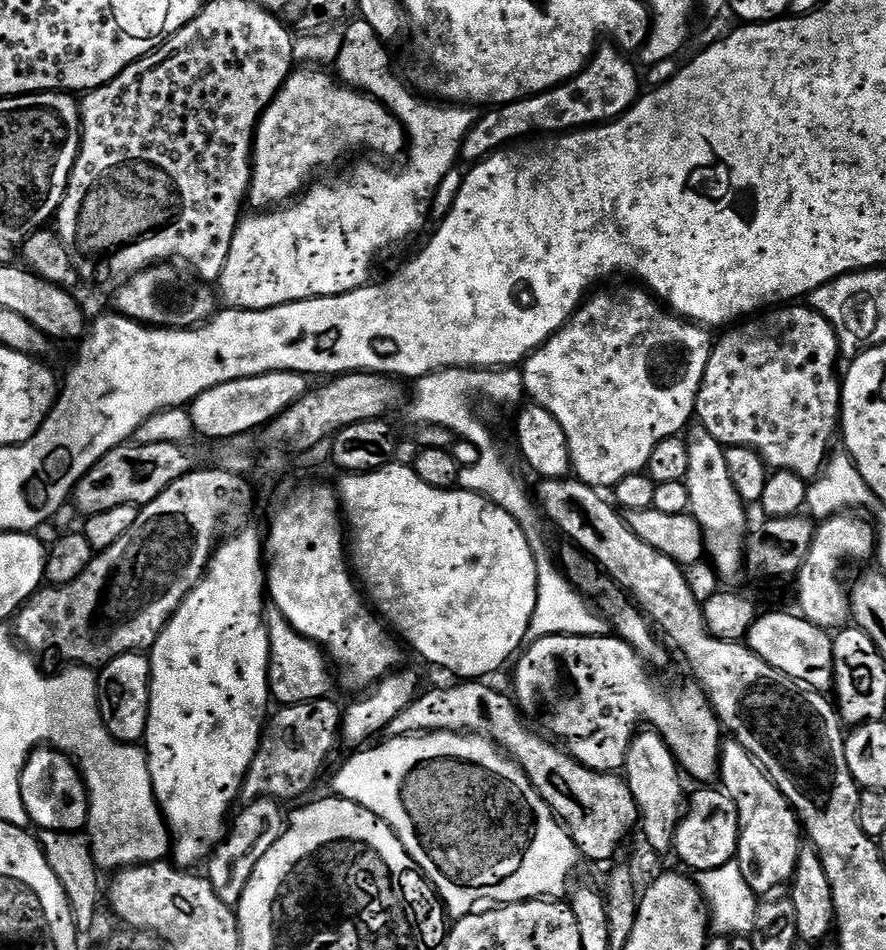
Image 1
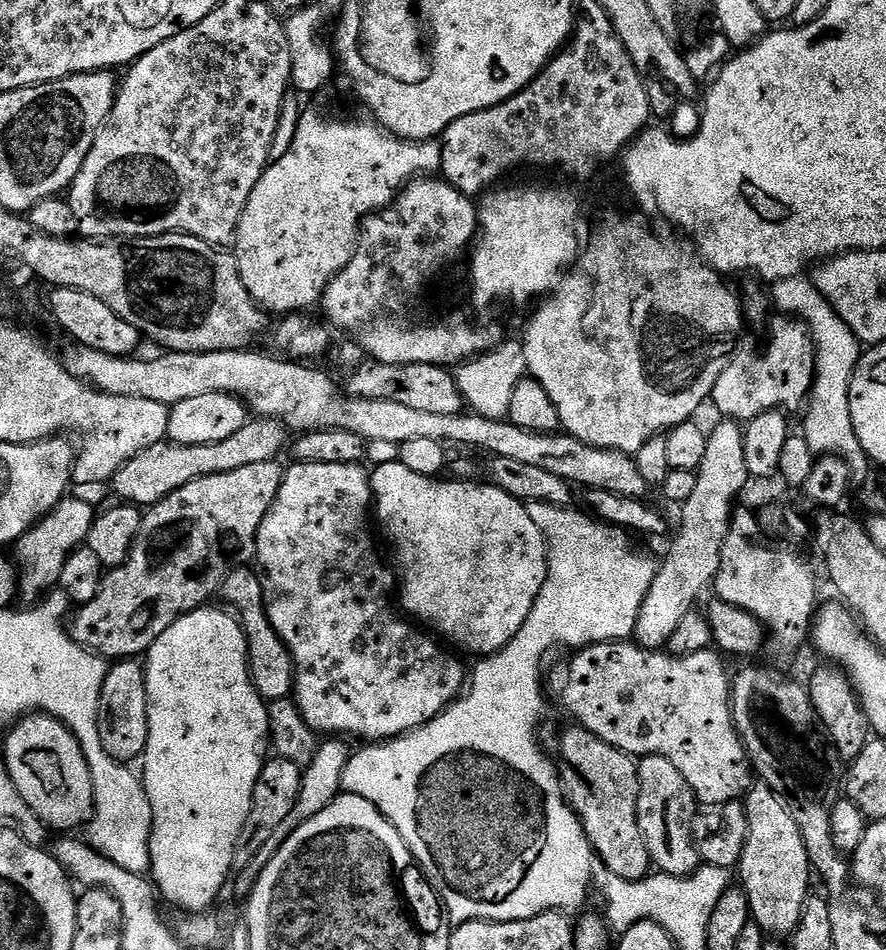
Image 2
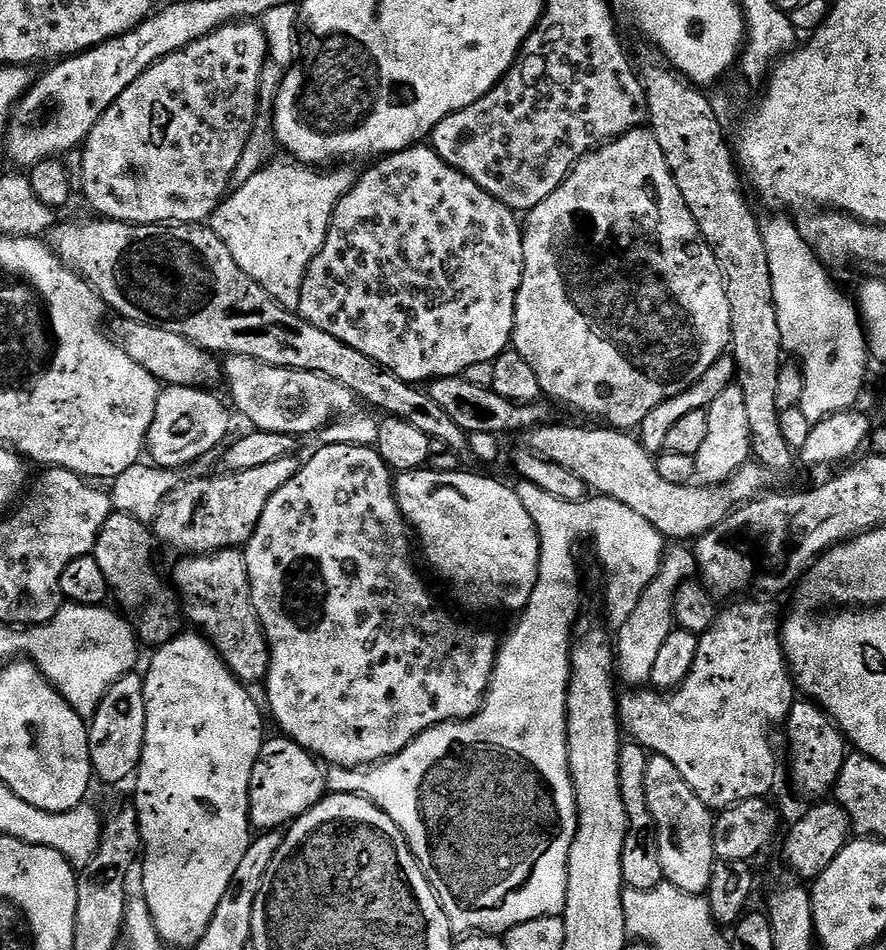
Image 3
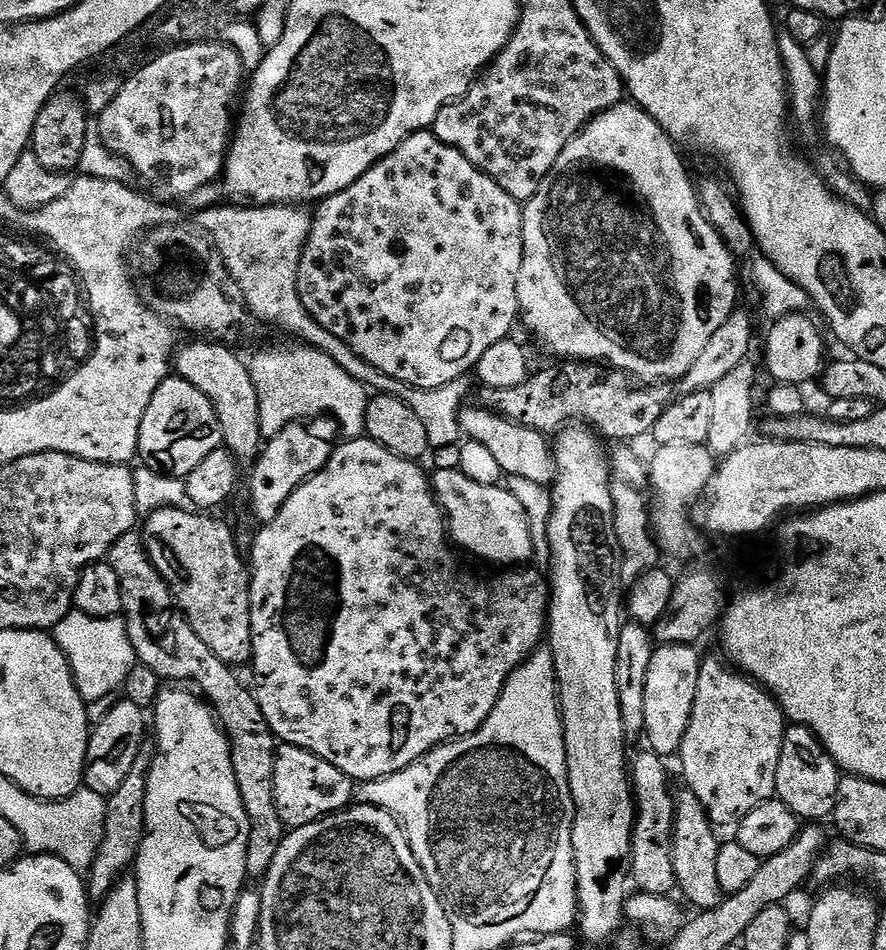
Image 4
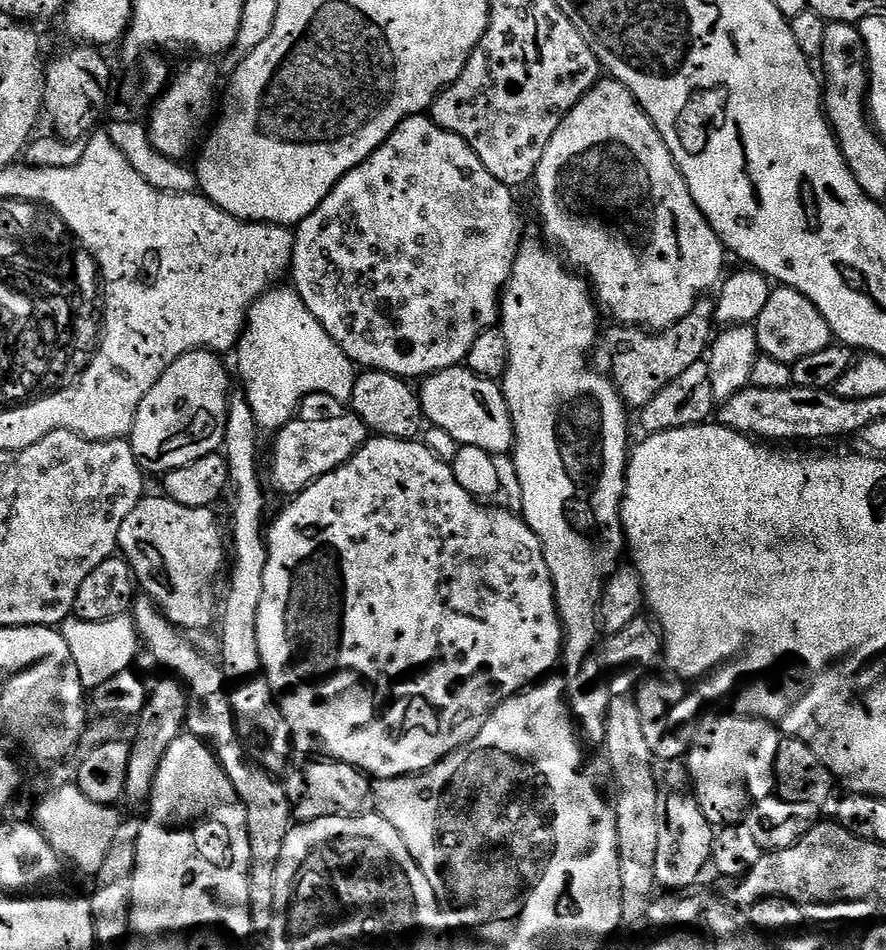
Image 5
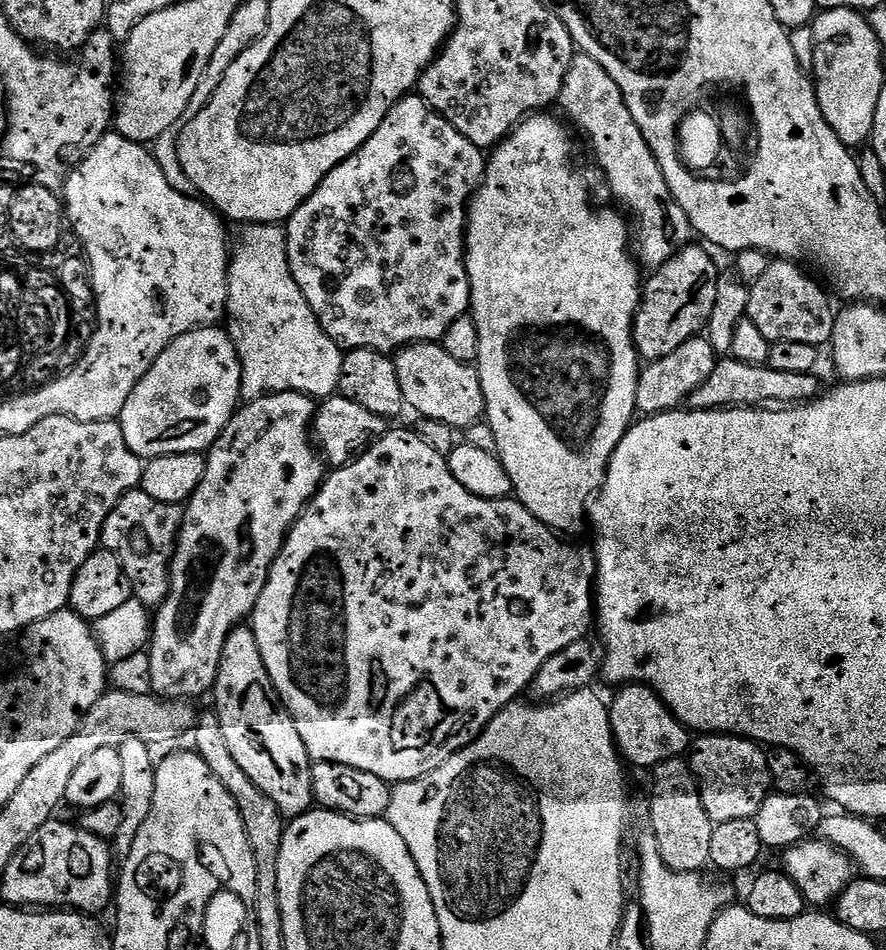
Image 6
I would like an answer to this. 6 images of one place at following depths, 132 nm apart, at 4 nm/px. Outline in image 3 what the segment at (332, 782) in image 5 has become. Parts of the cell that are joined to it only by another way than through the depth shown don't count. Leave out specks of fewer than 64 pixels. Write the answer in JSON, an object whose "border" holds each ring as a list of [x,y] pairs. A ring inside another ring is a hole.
{"border":[[[265,739],[250,778],[248,819],[251,827],[260,834],[291,825],[324,799],[329,791],[328,777],[321,761],[294,741],[279,739]]]}

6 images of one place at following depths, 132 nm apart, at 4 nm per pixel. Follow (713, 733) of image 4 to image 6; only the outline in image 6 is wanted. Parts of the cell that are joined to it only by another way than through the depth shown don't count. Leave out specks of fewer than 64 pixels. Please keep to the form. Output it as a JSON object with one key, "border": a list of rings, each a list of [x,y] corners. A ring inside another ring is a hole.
{"border":[[[704,734],[700,740],[691,745],[690,763],[696,782],[700,786],[700,797],[710,814],[713,825],[730,822],[738,818],[751,820],[756,817],[762,802],[770,795],[770,781],[768,778],[768,752],[755,740],[746,740],[742,736],[731,734]]]}

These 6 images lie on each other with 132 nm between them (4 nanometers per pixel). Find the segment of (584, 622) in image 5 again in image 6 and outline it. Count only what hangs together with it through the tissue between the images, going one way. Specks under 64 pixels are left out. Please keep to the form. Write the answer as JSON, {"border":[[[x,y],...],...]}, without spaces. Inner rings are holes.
{"border":[[[532,114],[521,120],[516,129],[502,141],[496,145],[491,153],[490,159],[487,161],[484,170],[484,179],[480,181],[479,188],[476,189],[475,197],[468,209],[468,227],[466,229],[466,259],[468,261],[468,277],[471,280],[472,286],[472,307],[470,315],[472,321],[476,323],[478,330],[478,338],[480,339],[480,354],[478,357],[478,371],[480,381],[484,386],[485,407],[486,407],[486,423],[494,430],[494,438],[496,439],[496,452],[498,459],[503,464],[506,474],[512,483],[512,491],[515,499],[520,503],[525,504],[527,508],[533,512],[546,527],[551,528],[557,534],[568,534],[564,532],[576,532],[580,527],[585,527],[586,513],[589,511],[590,505],[597,492],[604,485],[604,479],[608,473],[608,463],[614,454],[614,450],[622,442],[622,438],[628,433],[629,428],[634,423],[634,417],[637,415],[636,395],[638,394],[638,382],[640,381],[640,370],[642,361],[639,352],[636,350],[636,343],[632,337],[632,327],[636,321],[636,312],[640,308],[640,298],[642,295],[642,276],[640,280],[640,272],[642,273],[641,265],[638,263],[637,257],[628,249],[628,236],[630,240],[630,224],[623,215],[619,216],[612,208],[595,208],[592,205],[592,196],[588,193],[588,184],[584,181],[584,176],[580,172],[576,172],[576,168],[572,165],[572,140],[568,137],[568,128],[556,116],[548,116],[552,114]]]}

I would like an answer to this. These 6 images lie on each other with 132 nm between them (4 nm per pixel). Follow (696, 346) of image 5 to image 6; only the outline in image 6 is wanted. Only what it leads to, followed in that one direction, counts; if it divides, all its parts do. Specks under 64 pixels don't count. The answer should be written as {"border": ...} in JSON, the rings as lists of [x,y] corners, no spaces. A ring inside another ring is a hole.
{"border":[[[689,242],[674,258],[670,258],[647,277],[642,288],[640,308],[632,327],[632,337],[641,361],[651,362],[674,354],[682,342],[701,335],[714,314],[714,302],[718,299],[718,278],[722,268],[700,242]]]}

